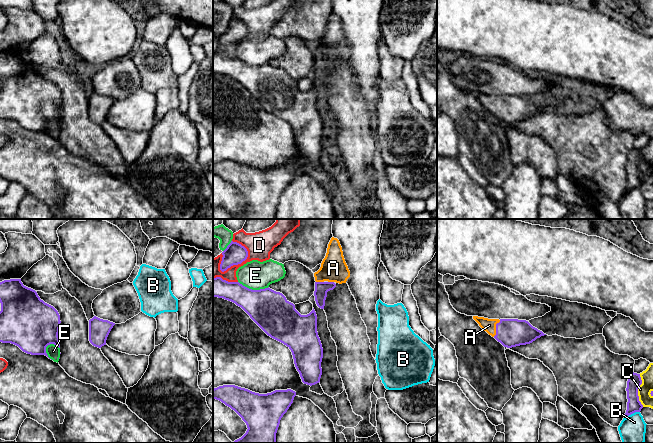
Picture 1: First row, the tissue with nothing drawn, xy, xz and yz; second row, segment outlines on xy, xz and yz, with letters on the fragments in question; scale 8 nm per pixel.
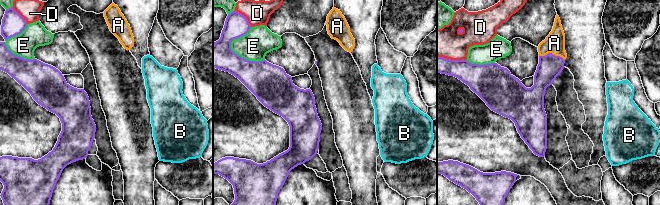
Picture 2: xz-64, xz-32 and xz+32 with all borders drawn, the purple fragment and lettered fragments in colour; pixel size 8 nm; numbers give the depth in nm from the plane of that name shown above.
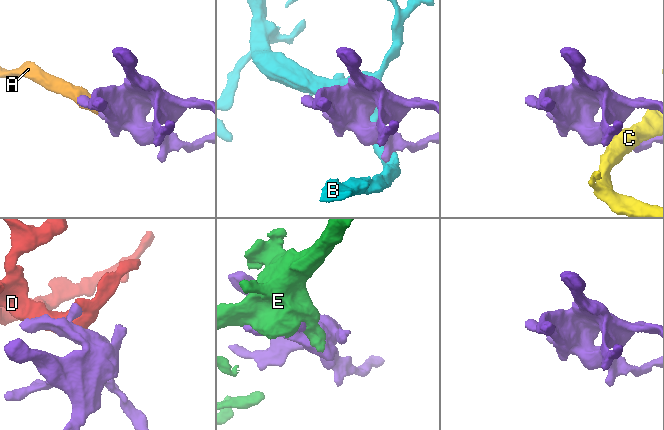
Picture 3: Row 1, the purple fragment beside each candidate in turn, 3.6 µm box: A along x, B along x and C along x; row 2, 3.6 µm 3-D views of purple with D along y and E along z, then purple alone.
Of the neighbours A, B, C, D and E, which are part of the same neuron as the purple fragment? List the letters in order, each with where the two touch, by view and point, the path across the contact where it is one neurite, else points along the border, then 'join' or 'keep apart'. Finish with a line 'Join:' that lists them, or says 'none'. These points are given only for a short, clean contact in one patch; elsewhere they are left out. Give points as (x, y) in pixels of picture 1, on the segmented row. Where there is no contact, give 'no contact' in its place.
A: meets purple in yz at (496, 328); runs through yz (510, 333), (496, 328), (489, 325); join
B: meets purple in yz at (631, 413); border along yz (639, 411), (635, 411), (624, 418); keep apart
C: meets purple in yz at (637, 390); keep apart
D: meets purple in xz at (237, 264); keep apart
E: meets purple in xz at (253, 290); keep apart
Join: A

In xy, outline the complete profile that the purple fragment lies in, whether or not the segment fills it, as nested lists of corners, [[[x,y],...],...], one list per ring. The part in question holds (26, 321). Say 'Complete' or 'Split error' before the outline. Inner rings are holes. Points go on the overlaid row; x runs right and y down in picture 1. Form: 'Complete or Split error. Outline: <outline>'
Complete. Outline: [[[21,279],[0,282],[0,303],[0,342],[14,344],[27,354],[47,357],[48,345],[60,348],[58,333],[61,321],[58,311],[41,300],[35,290],[24,286]]]

